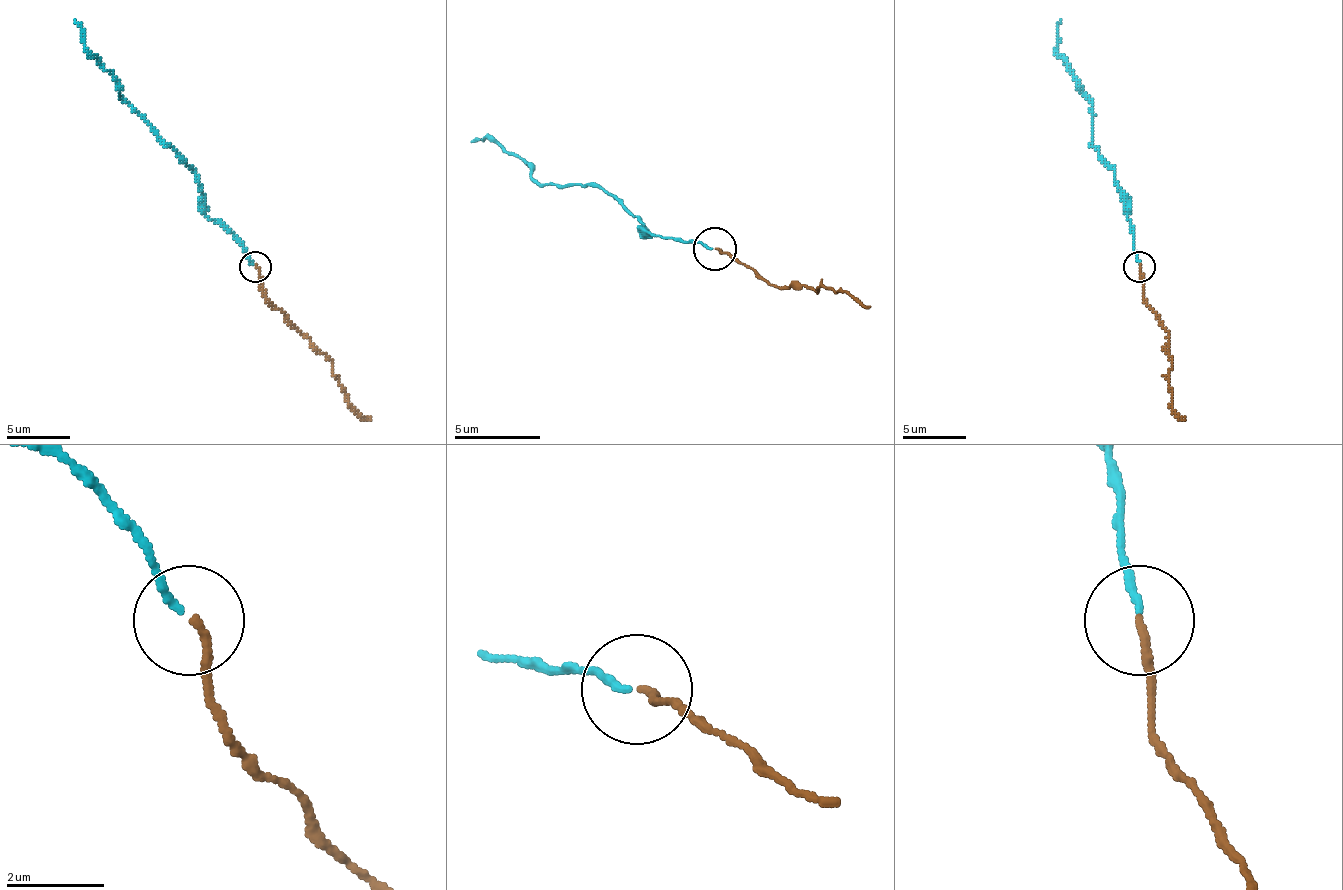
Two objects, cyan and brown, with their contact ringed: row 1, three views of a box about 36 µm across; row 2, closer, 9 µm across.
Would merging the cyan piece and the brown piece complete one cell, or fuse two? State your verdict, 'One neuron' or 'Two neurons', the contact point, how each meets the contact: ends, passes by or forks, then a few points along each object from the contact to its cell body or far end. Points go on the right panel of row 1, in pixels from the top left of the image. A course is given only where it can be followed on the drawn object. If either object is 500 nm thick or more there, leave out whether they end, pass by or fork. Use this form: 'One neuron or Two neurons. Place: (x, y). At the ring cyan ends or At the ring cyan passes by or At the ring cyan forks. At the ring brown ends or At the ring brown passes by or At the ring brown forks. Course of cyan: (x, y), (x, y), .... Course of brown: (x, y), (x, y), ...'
One neuron. Place: (1139, 267). At the ring cyan ends. At the ring brown ends. Course of cyan: (1140, 264), (1127, 213), (1127, 194), (1092, 144), (1092, 99), (1057, 51), (1061, 20). Course of brown: (1140, 267), (1143, 293), (1169, 334), (1172, 363), (1169, 391), (1172, 407), (1184, 420)

